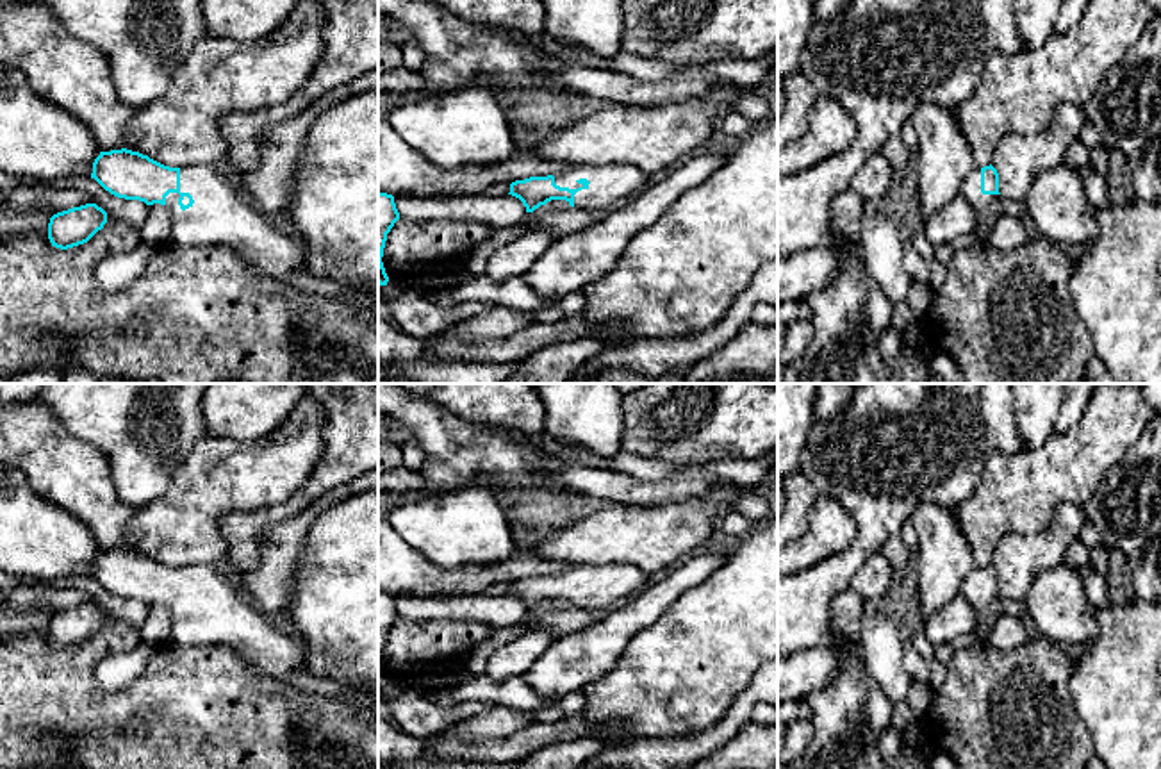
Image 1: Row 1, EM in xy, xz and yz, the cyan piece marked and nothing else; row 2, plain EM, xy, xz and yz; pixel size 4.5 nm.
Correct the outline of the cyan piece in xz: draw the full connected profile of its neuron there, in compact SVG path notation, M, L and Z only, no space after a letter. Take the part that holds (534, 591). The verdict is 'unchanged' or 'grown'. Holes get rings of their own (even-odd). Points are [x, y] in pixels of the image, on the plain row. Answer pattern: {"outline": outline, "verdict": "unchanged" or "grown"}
{"outline": "M628 566L569 567L548 576L530 576L510 583L526 612L533 612L551 599L565 599L583 610L606 610L619 599L640 592L649 585L649 575Z", "verdict": "grown"}

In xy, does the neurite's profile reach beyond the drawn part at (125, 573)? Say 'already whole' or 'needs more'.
needs more

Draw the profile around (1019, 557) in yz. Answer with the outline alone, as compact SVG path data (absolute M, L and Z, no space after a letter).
M1065 501L1038 533L1008 533L1000 539L992 560L999 573L999 592L1008 599L1022 601L1038 571L1063 564L1066 548L1081 535L1086 521L1083 507Z

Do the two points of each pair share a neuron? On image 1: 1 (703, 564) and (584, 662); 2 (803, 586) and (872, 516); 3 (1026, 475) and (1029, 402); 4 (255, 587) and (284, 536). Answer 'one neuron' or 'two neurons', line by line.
1: one neuron
2: one neuron
3: two neurons
4: one neuron

